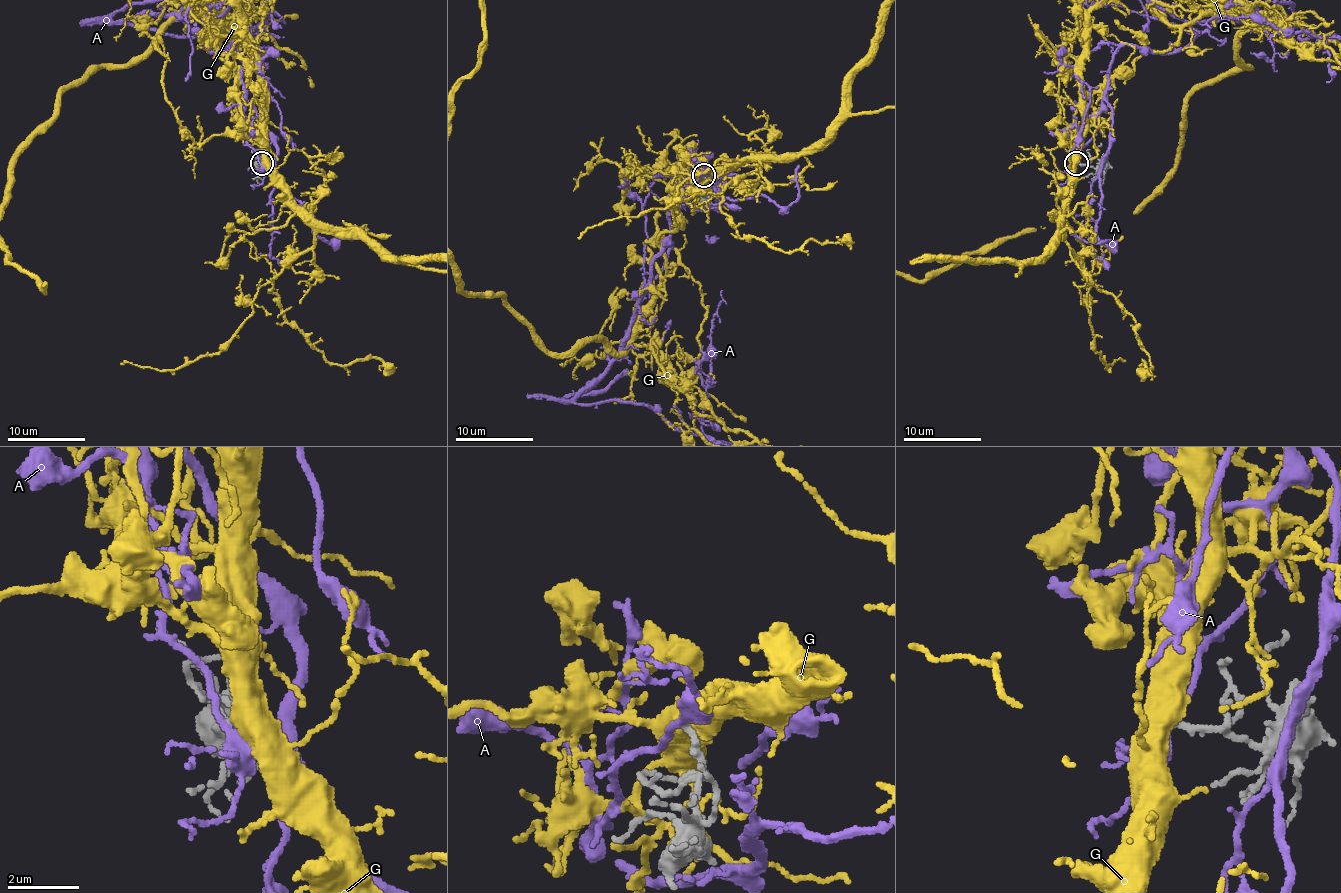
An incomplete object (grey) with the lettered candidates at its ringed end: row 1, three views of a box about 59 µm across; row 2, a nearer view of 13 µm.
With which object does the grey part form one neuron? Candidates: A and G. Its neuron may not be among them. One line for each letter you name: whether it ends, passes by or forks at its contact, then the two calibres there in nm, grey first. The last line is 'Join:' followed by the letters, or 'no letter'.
G: it passes by; 180 nm thick on the grey side, 460 nm on the other
Join: G

